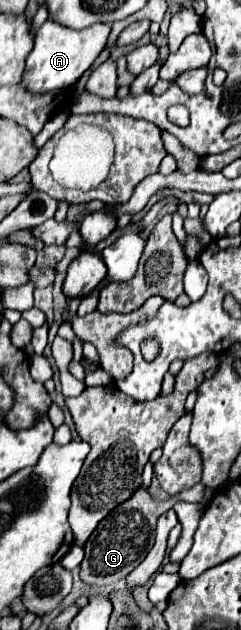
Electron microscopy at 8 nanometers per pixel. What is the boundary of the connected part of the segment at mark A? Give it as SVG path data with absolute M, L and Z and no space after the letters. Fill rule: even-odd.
M47 19L37 29L35 47L27 59L23 83L33 93L47 93L47 91L75 85L77 79L93 65L93 61L105 49L109 33L111 33L111 23L95 23L87 29L77 31L77 29L69 29L61 23L53 23L53 19Z

